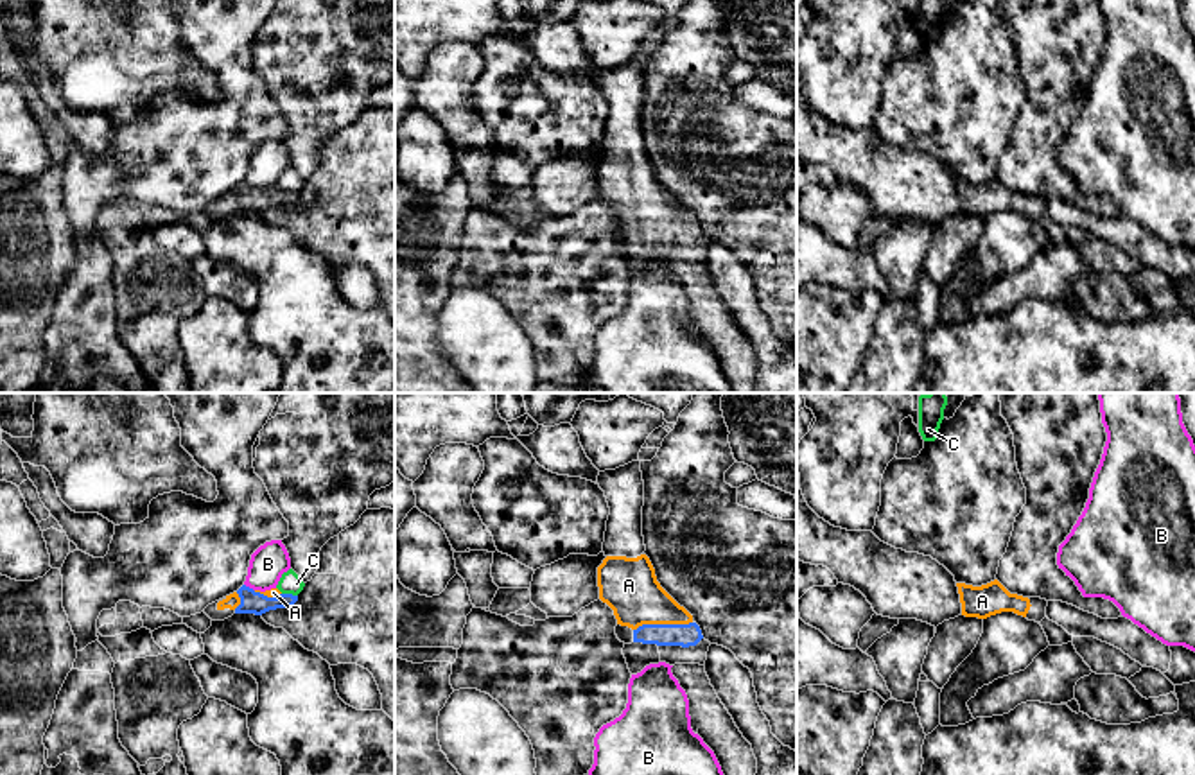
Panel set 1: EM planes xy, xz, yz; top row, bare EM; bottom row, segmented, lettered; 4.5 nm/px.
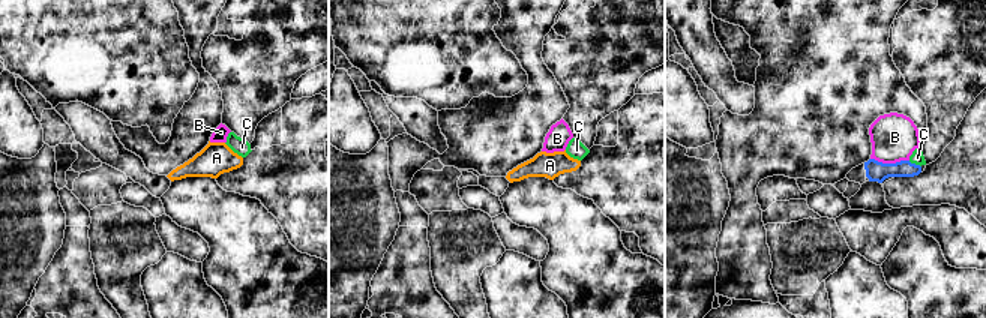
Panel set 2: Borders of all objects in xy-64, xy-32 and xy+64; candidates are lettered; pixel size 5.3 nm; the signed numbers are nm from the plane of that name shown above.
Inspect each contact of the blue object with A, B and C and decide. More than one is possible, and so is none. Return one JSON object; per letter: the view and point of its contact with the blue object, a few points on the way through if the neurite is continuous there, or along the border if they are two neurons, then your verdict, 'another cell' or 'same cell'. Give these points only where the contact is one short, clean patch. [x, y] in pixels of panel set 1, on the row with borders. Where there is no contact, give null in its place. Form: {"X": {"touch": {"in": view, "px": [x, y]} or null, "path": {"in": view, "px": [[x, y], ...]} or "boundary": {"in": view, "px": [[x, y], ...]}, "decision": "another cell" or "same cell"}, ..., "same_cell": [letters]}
{"A": {"touch": {"in": "xz", "px": [662, 625]}, "decision": "same cell"}, "B": {"touch": {"in": "xy", "px": [248, 587]}, "boundary": {"in": "xy", "px": [[244, 583], [253, 591]]}, "decision": "another cell"}, "C": {"touch": {"in": "xy", "px": [289, 594]}, "boundary": {"in": "xy", "px": [[282, 592], [296, 596]]}, "decision": "another cell"}, "same_cell": ["A"]}

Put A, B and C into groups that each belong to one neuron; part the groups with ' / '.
A / B / C

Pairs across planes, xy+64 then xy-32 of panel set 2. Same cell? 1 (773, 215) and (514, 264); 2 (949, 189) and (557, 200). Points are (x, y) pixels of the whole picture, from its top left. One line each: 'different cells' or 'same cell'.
1: different cells
2: different cells

